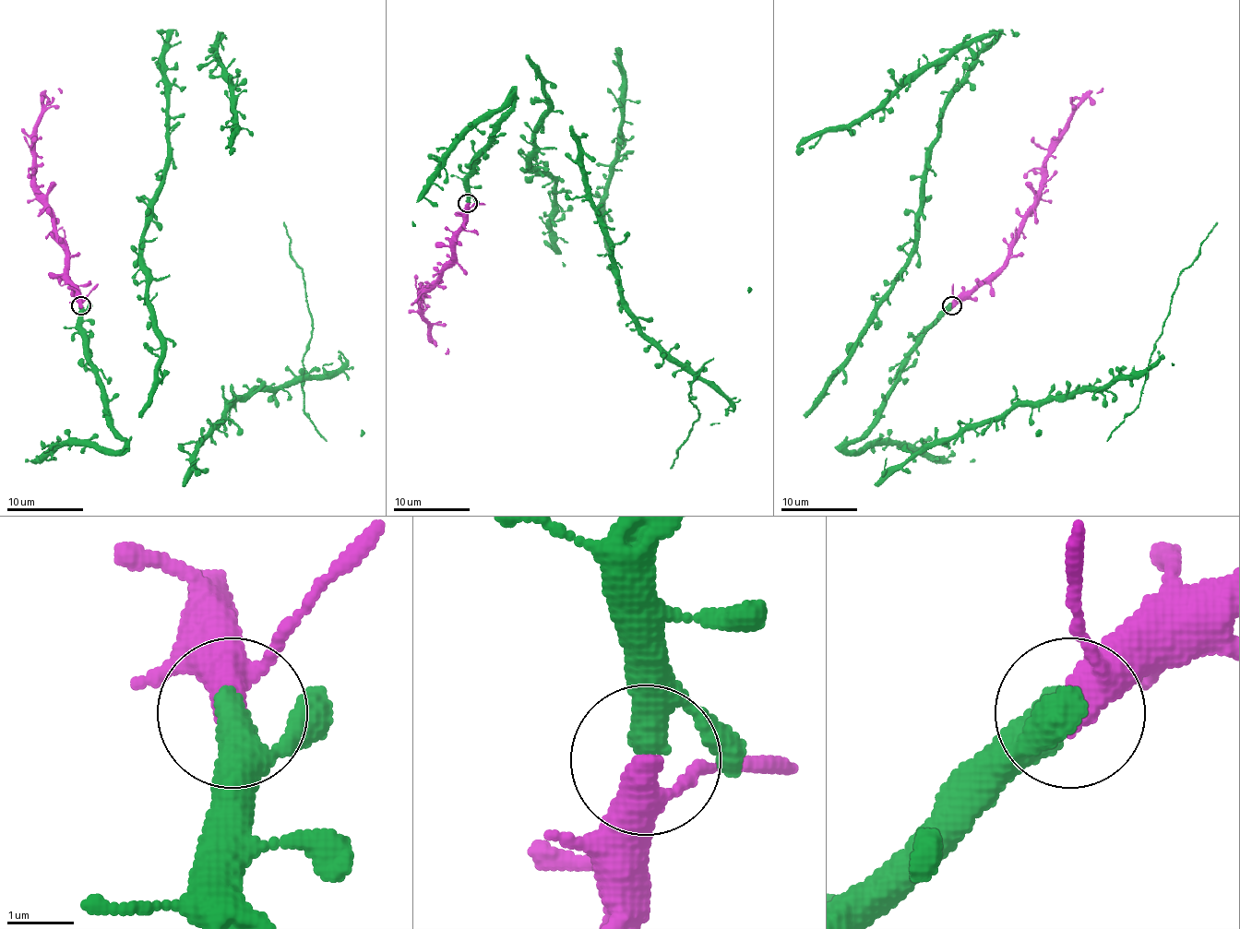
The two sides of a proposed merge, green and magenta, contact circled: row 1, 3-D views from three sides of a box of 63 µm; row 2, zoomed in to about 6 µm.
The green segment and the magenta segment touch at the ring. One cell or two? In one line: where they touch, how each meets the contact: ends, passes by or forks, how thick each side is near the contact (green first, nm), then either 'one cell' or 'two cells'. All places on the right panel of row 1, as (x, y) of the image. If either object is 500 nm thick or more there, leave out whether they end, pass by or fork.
at (952, 305); 550 nm thick on the green side, 400 nm on the other; one cell

